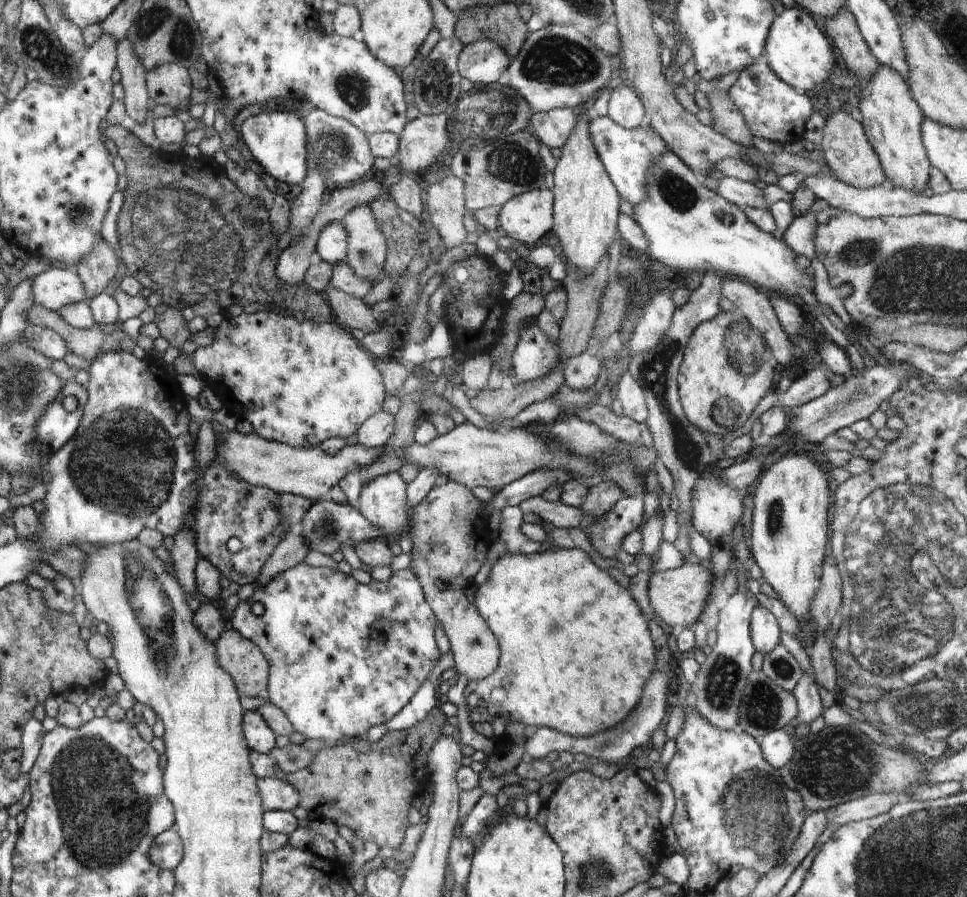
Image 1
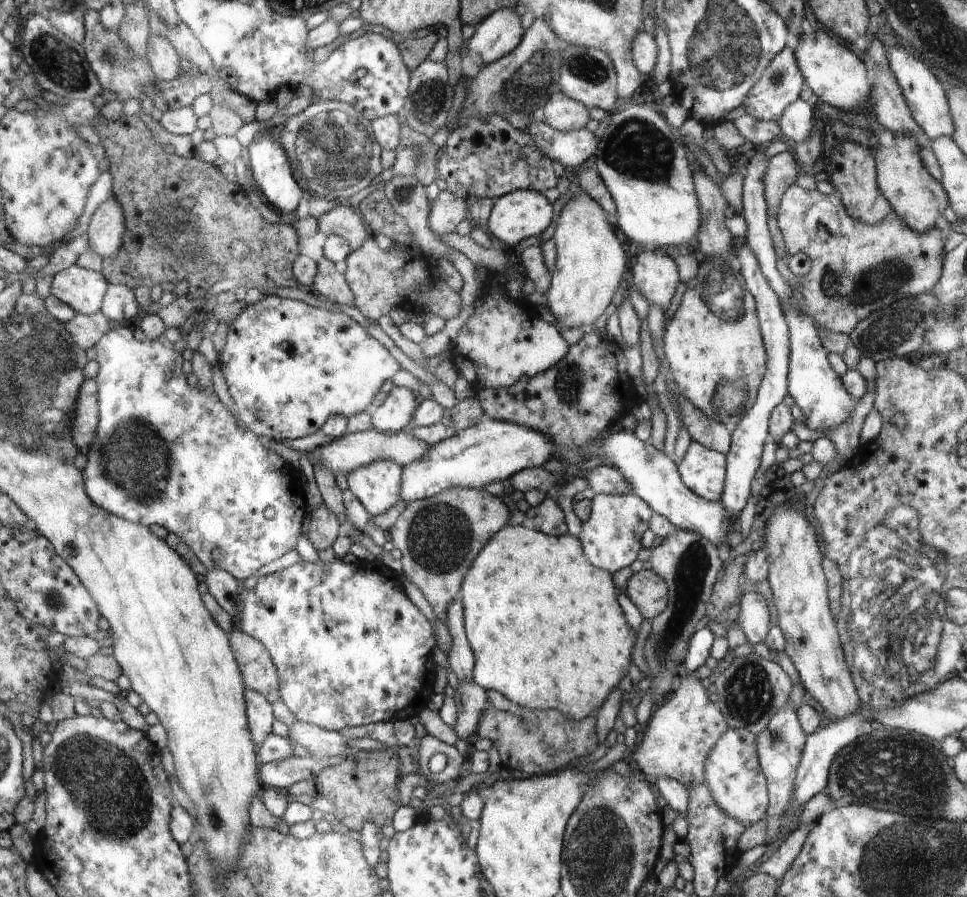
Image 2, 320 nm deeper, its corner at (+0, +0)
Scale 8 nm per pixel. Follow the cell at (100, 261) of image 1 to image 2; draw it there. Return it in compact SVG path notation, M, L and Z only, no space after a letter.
M110 195L101 202L92 215L87 230L88 250L102 258L112 256L121 247L126 232L125 212L121 202Z

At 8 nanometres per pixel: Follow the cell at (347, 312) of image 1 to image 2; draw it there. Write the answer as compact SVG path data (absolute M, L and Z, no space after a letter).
M324 256L317 262L317 267L311 291L322 294L324 298L339 306L355 304L354 295L346 284L345 276L336 269L333 262Z

